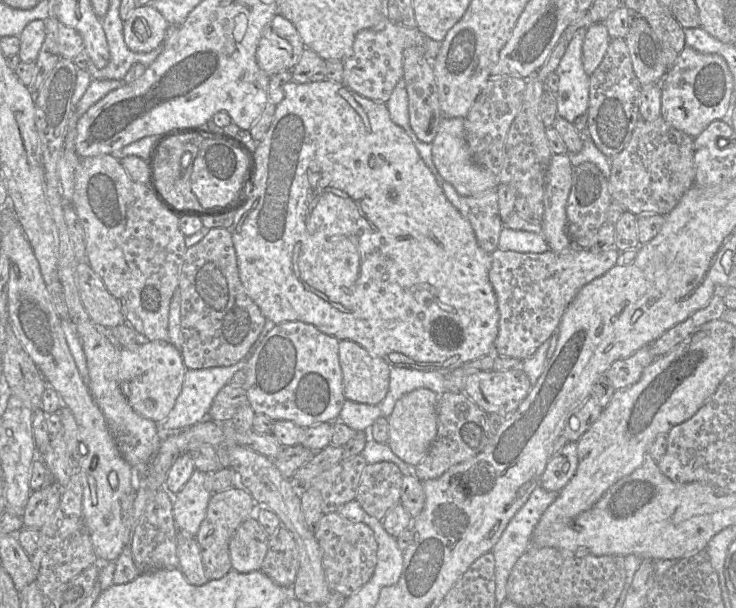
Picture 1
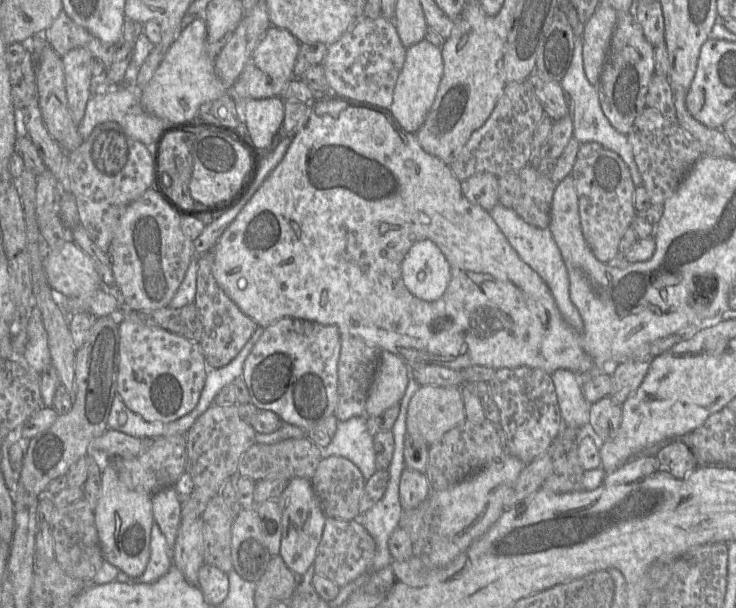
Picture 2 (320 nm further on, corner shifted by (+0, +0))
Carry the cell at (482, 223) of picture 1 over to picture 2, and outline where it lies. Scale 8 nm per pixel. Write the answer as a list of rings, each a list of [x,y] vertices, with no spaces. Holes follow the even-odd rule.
[[[476,174],[461,181],[461,190],[469,202],[485,211],[499,203],[499,183],[494,174]]]

